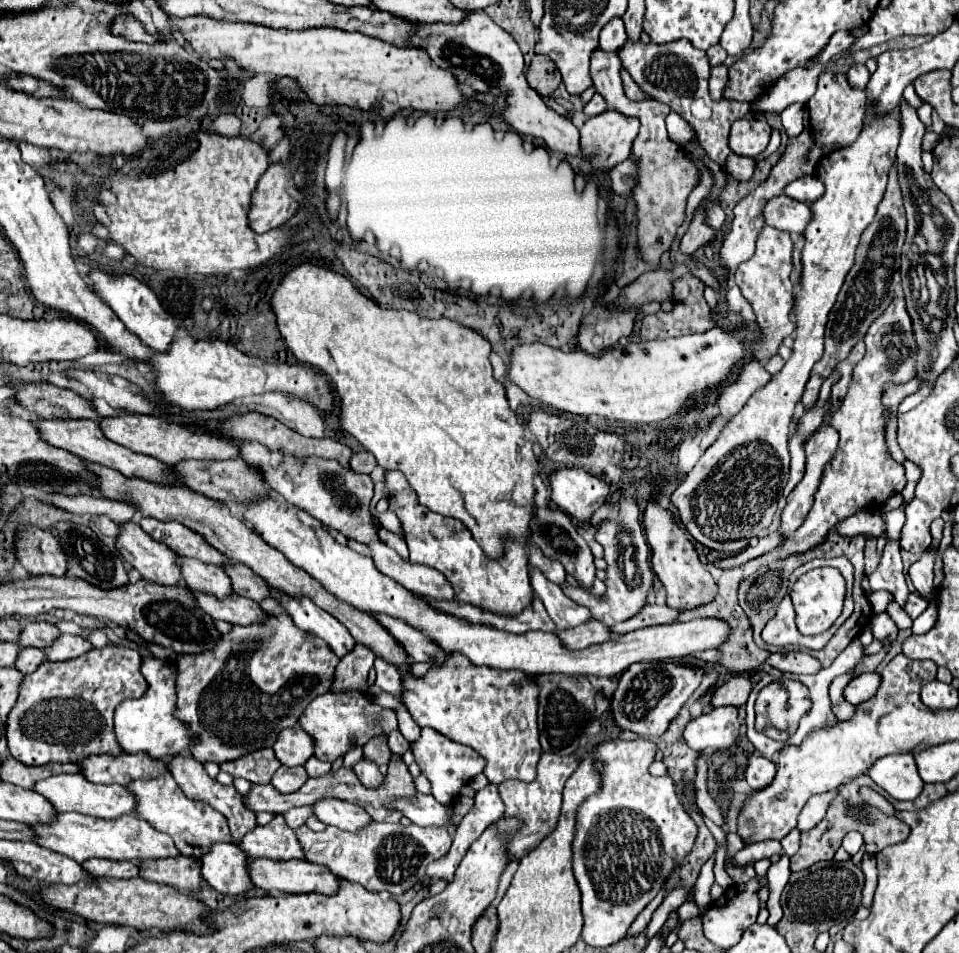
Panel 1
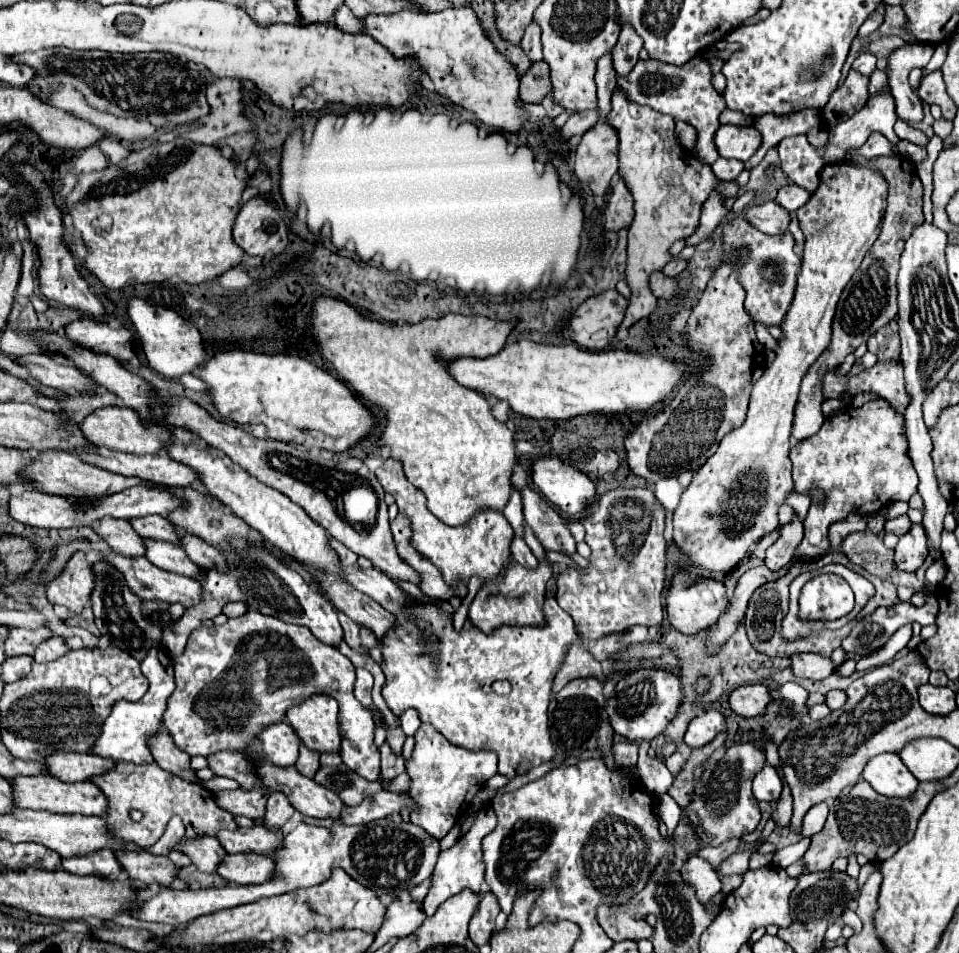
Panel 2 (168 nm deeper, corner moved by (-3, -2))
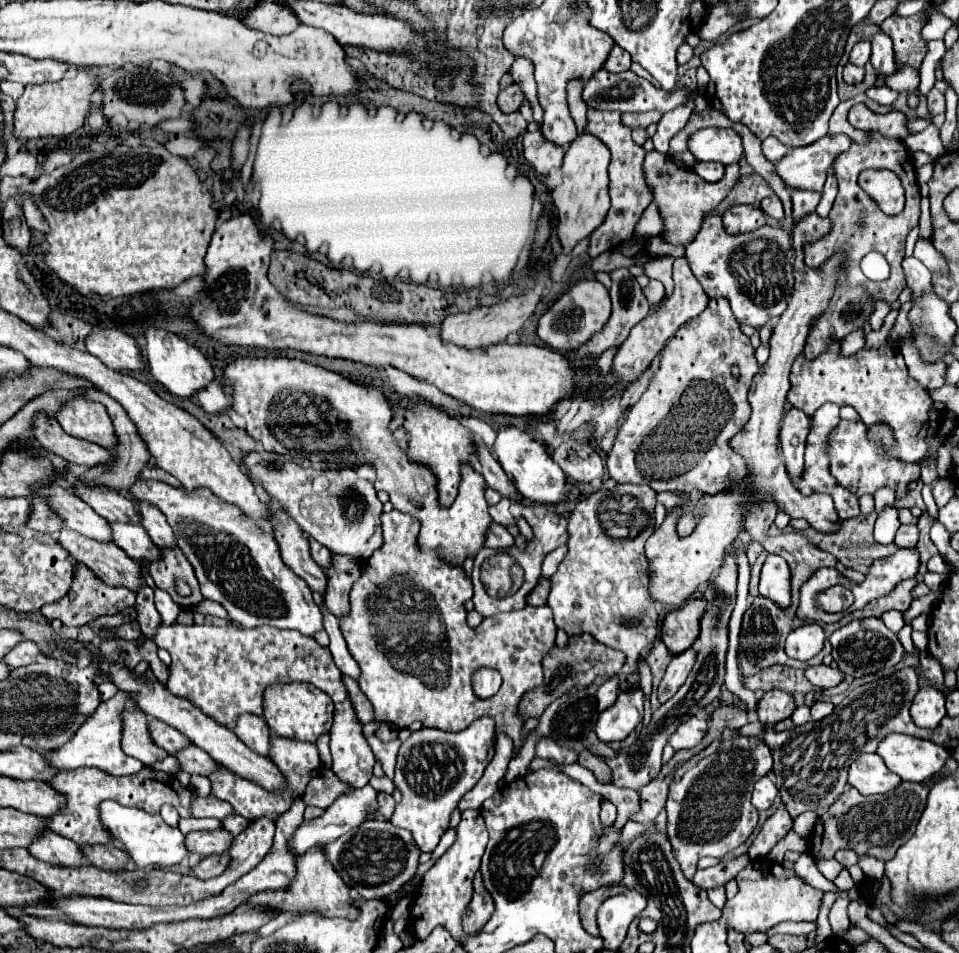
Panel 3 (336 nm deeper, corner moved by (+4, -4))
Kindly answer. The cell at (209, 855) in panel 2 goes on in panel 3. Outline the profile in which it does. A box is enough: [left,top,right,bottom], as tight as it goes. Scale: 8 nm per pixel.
[100,801,188,867]

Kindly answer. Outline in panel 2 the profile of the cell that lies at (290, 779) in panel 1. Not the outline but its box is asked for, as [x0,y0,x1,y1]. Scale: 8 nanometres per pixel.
[265,791,295,827]

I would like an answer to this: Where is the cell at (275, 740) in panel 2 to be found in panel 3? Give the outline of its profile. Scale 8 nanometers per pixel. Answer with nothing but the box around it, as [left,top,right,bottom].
[232,713,270,757]

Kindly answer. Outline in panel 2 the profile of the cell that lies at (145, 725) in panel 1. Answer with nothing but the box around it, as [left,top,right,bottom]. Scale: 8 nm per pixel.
[93,647,175,763]

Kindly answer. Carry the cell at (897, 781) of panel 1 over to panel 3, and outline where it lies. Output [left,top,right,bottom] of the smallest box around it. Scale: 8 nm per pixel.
[848,755,900,795]

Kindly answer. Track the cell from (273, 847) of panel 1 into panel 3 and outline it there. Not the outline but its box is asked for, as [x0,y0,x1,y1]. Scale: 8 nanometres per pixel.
[184,829,232,855]

